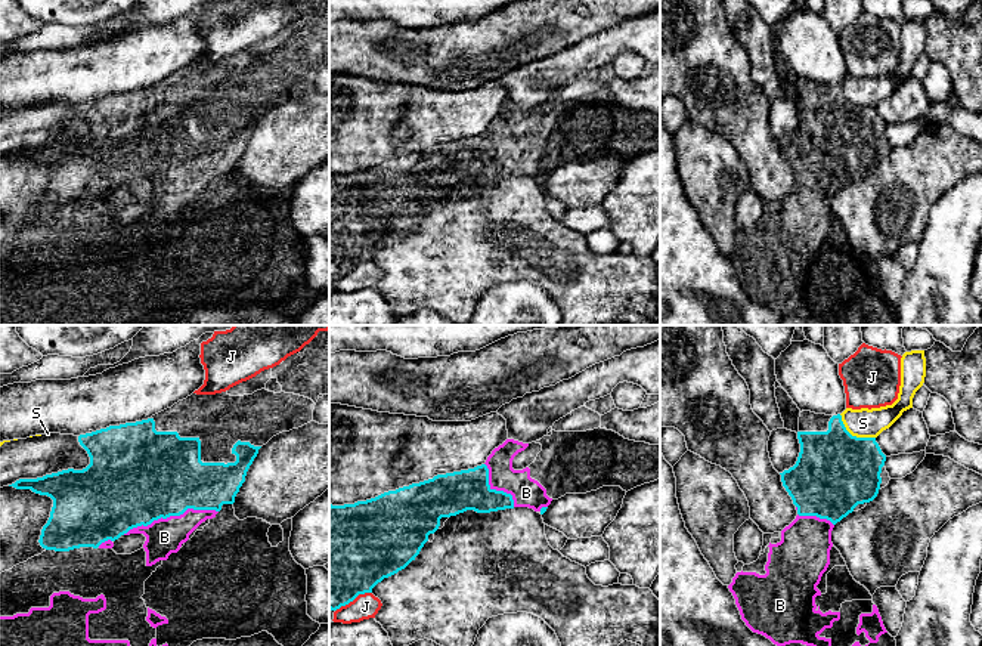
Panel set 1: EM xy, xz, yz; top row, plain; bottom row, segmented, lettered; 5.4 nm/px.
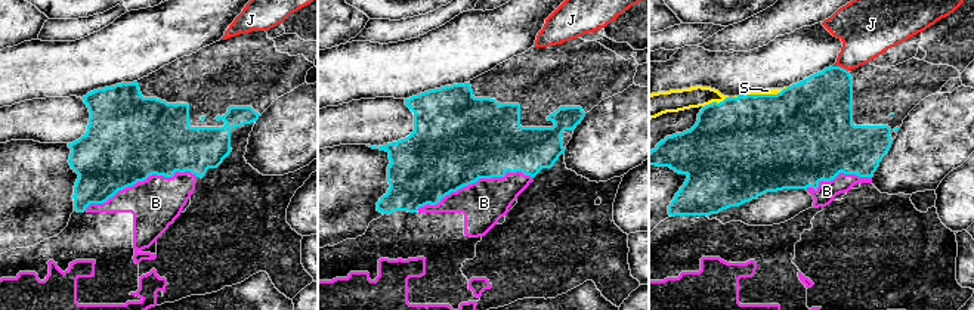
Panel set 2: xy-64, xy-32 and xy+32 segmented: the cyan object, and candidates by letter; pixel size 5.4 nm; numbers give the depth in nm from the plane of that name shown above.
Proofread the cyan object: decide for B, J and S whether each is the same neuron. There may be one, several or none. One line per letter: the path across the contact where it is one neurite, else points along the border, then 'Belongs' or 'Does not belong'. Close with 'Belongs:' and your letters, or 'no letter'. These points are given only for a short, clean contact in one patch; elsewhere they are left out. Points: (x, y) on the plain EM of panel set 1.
B: Belongs
J: Does not belong
S: Does not belong
Belongs: B

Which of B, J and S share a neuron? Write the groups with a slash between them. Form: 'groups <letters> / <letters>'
groups B / J / S

